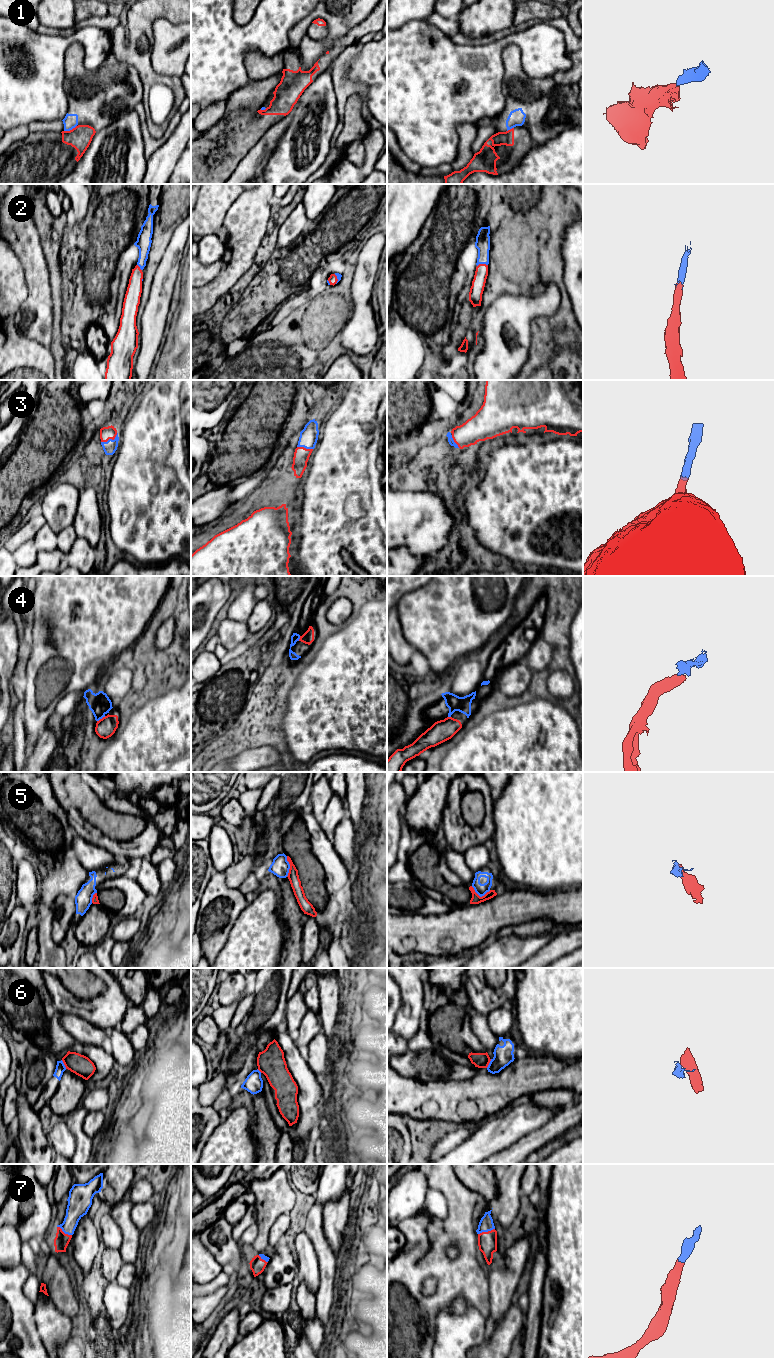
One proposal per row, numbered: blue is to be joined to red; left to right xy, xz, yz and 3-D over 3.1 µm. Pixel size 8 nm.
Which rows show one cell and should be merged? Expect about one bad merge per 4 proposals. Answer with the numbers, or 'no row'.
2, 3, 4, 7

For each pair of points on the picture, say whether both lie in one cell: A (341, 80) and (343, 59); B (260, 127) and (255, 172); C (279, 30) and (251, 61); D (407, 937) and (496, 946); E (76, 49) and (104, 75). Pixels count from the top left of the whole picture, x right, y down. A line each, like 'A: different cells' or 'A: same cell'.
A: same cell
B: different cells
C: different cells
D: different cells
E: same cell

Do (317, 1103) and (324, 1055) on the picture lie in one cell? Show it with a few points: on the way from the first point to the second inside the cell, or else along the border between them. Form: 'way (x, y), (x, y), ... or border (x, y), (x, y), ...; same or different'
border (306, 1060), (309, 1068), (315, 1074); different

